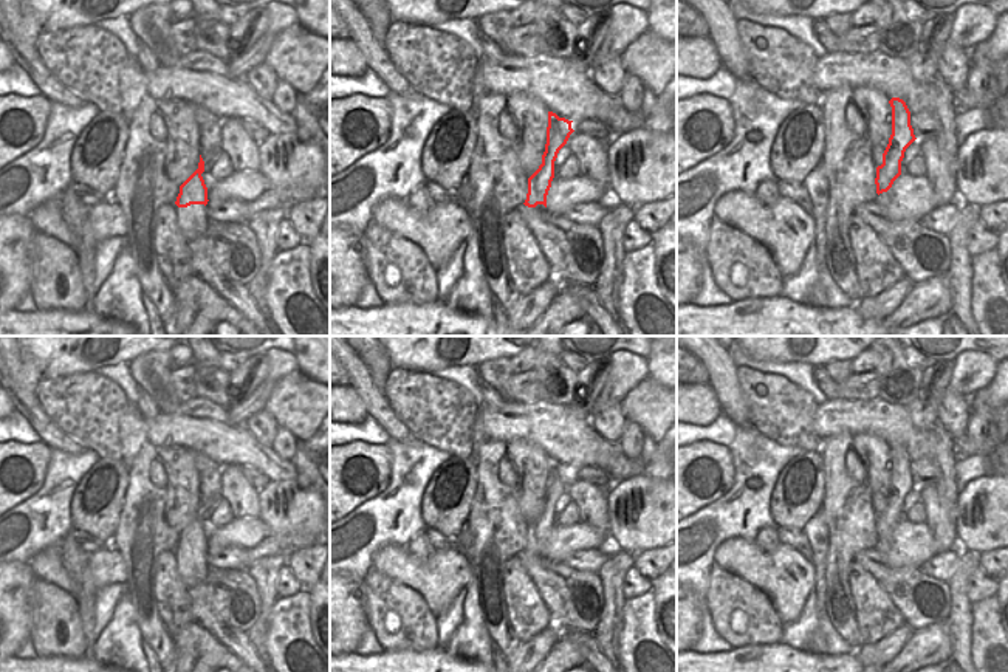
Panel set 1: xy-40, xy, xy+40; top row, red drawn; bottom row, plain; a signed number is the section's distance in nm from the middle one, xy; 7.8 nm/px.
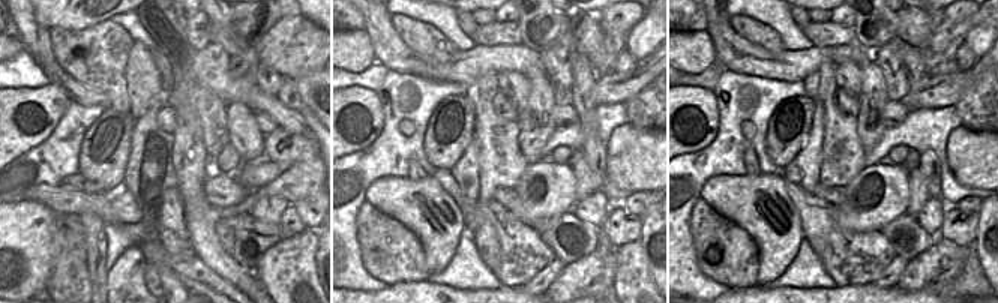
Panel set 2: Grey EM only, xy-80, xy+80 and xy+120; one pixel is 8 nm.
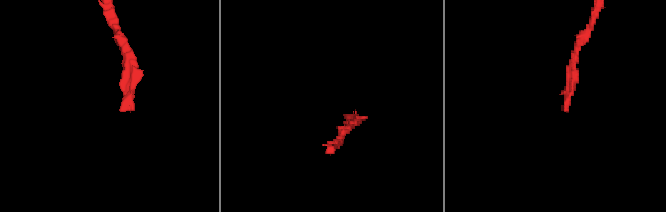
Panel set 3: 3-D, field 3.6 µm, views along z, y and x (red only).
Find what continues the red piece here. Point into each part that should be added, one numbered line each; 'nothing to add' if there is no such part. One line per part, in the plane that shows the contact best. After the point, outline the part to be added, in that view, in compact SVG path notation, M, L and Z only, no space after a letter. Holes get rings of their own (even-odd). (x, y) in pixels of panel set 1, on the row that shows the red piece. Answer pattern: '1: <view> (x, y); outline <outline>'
1: xy-40 (192, 222); outline M190 204L177 209L180 212L178 226L181 234L187 238L195 274L231 302L262 336L276 336L276 328L260 313L248 286L221 274L206 254L204 234L211 221L206 215L206 206Z

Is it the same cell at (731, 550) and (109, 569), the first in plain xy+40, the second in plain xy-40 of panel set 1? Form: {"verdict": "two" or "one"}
{"verdict": "one"}

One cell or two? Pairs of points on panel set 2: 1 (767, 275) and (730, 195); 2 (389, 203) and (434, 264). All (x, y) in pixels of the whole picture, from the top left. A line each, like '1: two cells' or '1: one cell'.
1: one cell
2: one cell

